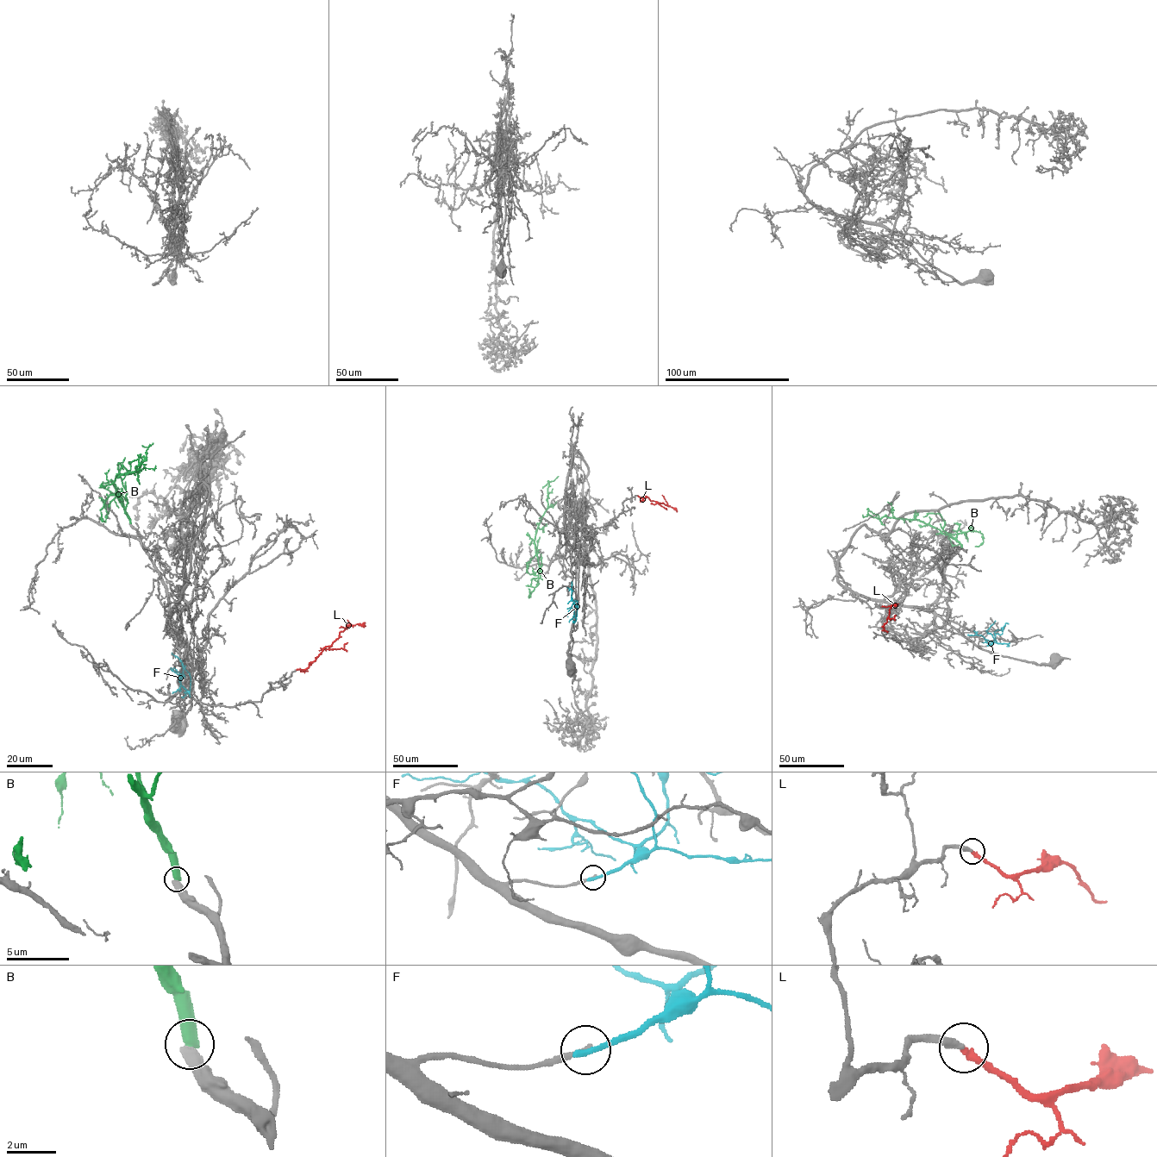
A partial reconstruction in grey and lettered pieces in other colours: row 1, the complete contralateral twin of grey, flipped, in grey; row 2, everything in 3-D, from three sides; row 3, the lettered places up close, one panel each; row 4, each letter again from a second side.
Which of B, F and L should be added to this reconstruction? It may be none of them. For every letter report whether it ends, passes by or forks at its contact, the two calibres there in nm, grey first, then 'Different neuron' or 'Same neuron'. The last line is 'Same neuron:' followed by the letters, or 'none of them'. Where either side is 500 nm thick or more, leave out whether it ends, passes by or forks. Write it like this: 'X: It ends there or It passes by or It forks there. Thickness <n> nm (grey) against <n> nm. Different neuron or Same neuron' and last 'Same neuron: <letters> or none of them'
B: Thickness 550 nm (grey) against 700 nm. Different neuron
F: It ends there. Thickness 180 nm (grey) against 260 nm. Different neuron
L: It ends there. Thickness 320 nm (grey) against 300 nm. Same neuron
Same neuron: L

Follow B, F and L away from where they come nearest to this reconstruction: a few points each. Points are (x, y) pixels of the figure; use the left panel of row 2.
B: (130, 523), (114, 481), (118, 474), (136, 468), (137, 473), (141, 463), (147, 468), (155, 465)
F: (190, 696), (180, 682), (182, 676), (184, 677), (181, 661), (175, 658)
L: (297, 669), (305, 670), (339, 637), (340, 632), (351, 625), (365, 623)

